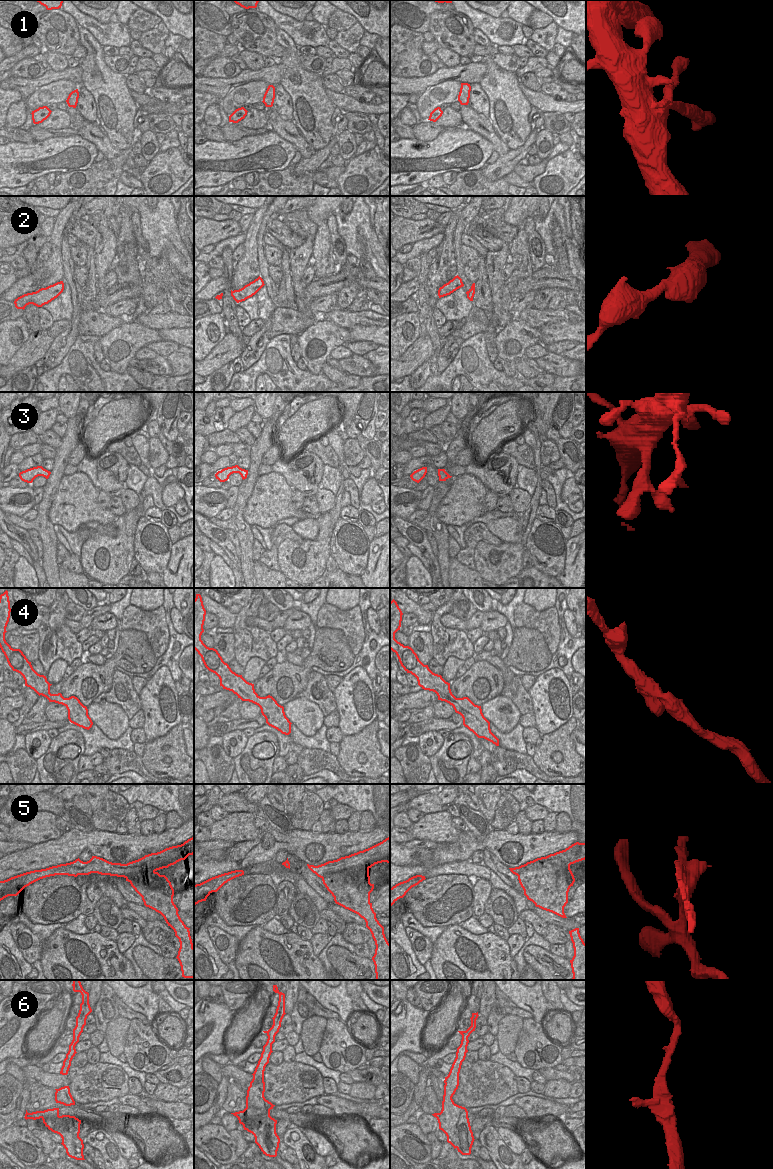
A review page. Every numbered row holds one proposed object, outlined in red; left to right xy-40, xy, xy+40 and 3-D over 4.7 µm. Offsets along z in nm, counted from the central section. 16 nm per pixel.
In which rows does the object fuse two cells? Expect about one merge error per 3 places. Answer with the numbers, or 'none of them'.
5

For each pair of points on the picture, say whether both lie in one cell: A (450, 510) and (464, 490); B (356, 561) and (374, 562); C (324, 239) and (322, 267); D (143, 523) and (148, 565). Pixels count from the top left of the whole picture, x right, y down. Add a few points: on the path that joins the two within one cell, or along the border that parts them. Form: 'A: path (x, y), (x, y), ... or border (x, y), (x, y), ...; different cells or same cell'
A: path (455, 505), (464, 495); same cell
B: border (371, 542), (368, 548), (367, 565), (359, 575); different cells
C: path (323, 246), (323, 260); same cell
D: path (139, 533), (140, 543), (148, 552), (148, 555); same cell

